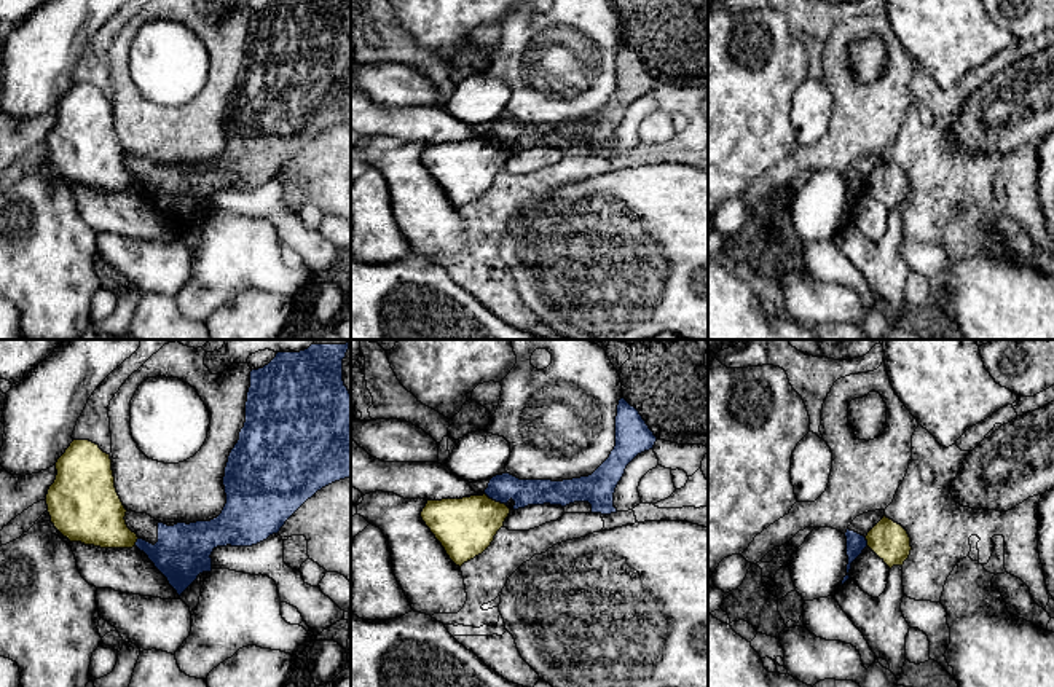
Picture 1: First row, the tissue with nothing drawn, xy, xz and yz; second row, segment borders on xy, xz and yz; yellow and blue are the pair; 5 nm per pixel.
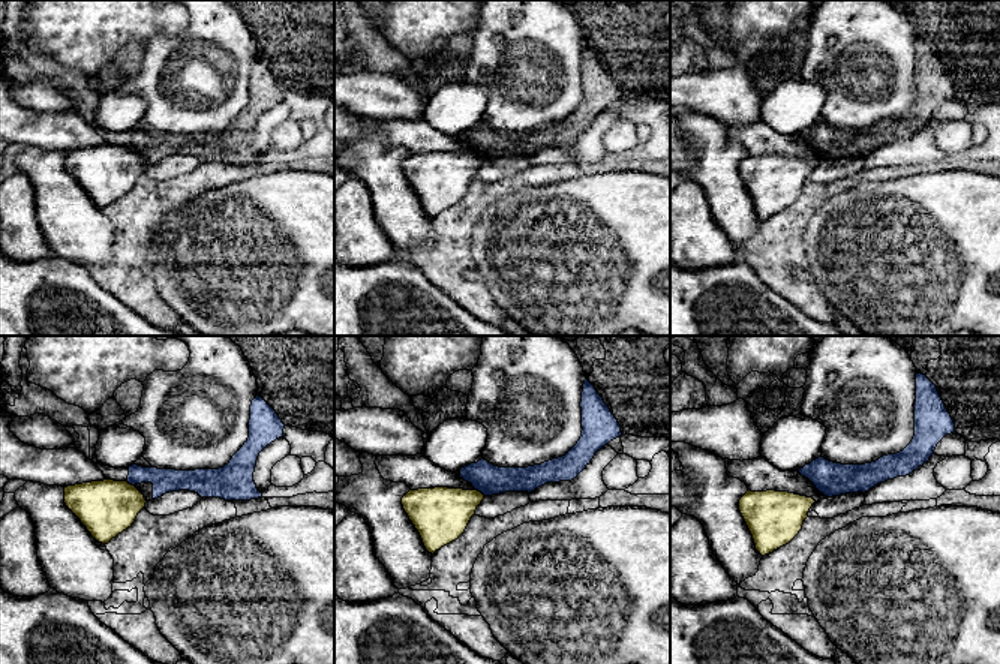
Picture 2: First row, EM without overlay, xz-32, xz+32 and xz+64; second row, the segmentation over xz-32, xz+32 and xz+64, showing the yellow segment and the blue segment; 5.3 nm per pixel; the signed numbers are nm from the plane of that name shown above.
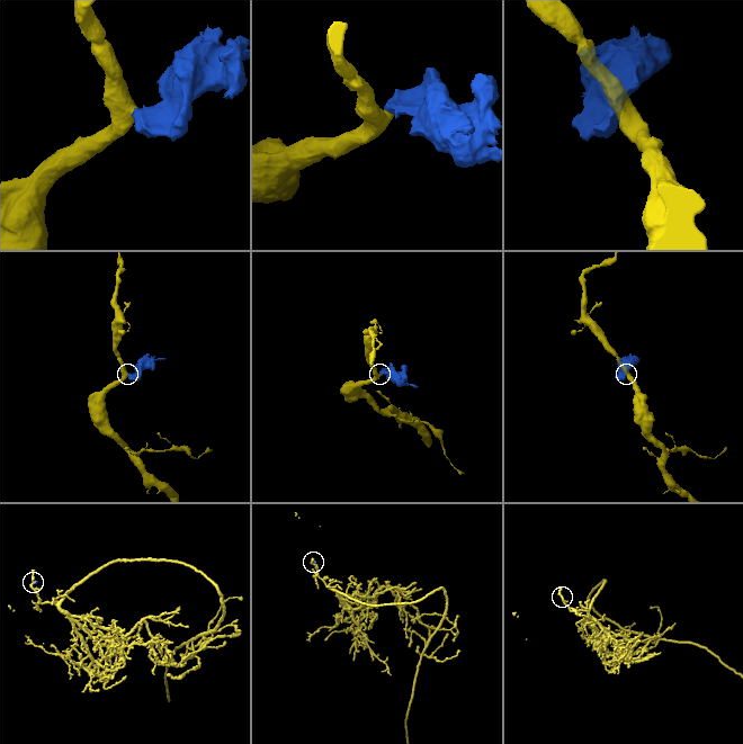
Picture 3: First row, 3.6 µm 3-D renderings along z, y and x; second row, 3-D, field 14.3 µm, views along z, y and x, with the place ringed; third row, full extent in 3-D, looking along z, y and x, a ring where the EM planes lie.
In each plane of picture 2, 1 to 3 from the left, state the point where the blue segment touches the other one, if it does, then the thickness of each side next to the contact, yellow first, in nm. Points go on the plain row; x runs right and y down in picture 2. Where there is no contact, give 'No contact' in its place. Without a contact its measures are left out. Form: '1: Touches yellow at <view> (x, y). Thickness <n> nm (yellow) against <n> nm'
1: Touches yellow at xz-32 (131, 149). Thickness 300 nm (yellow) against 130 nm
2: Touches yellow at xz+32 (480, 156). Thickness 300 nm (yellow) against 160 nm
3: No contact

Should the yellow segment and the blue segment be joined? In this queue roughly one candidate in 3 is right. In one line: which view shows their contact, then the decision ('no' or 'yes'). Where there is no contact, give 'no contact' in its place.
xz | no

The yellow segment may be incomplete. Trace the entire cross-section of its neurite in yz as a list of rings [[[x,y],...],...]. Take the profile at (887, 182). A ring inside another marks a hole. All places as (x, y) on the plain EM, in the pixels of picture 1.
[[[883,161],[867,175],[867,190],[891,212],[903,209],[910,198],[907,174],[893,163]]]

